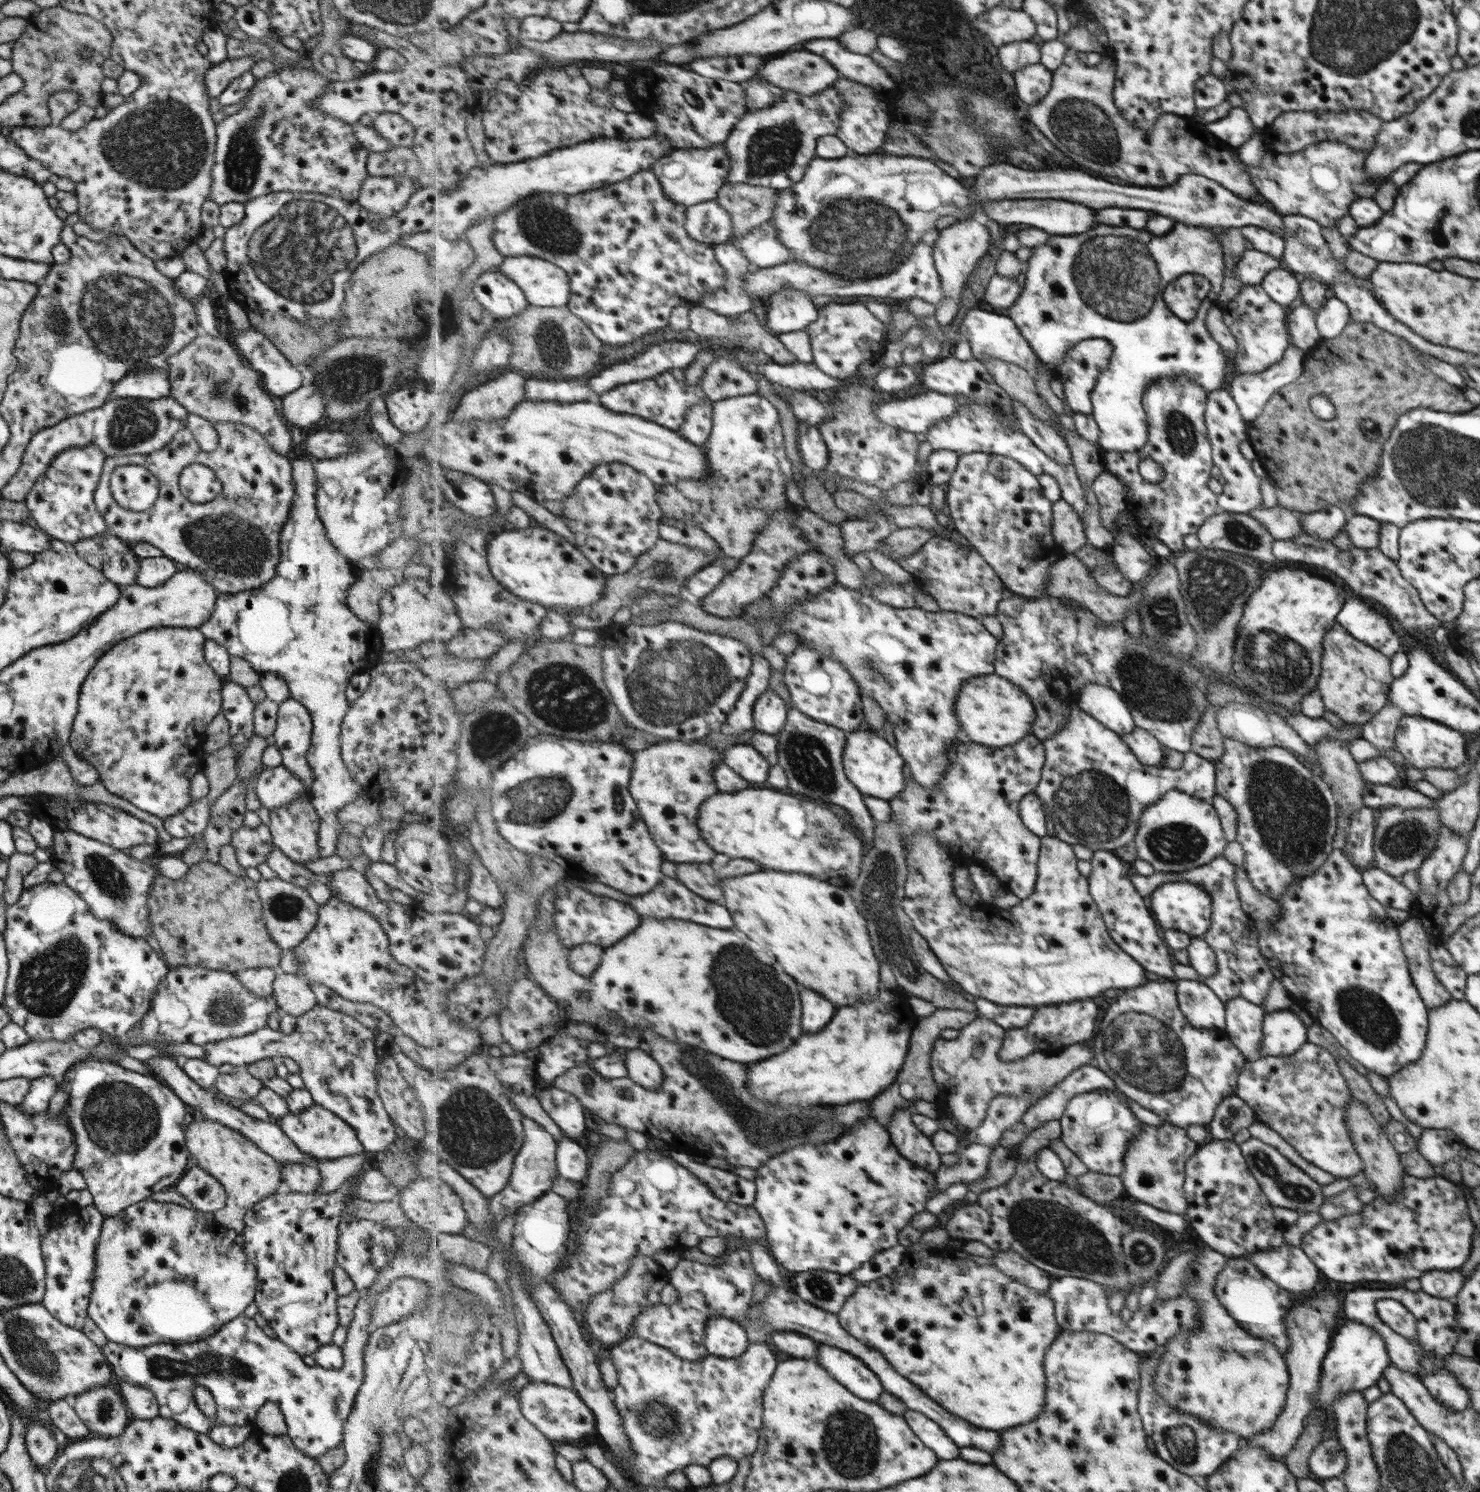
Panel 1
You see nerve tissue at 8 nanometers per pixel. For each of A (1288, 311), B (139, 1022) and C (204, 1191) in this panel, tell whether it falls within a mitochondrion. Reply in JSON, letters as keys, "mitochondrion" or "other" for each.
{"A":"other","B":"other","C":"mitochondrion"}

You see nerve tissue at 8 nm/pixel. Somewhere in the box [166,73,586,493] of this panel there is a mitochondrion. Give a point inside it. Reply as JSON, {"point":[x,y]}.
{"point":[300,247]}

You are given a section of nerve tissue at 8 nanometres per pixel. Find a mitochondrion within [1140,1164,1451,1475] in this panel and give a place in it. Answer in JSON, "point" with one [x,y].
{"point":[1182,1448]}

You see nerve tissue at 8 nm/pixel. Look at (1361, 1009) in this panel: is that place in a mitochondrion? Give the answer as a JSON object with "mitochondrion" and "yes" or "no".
{"mitochondrion":"yes"}

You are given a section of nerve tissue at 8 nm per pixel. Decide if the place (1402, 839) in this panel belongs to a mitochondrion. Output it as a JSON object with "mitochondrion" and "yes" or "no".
{"mitochondrion":"yes"}

